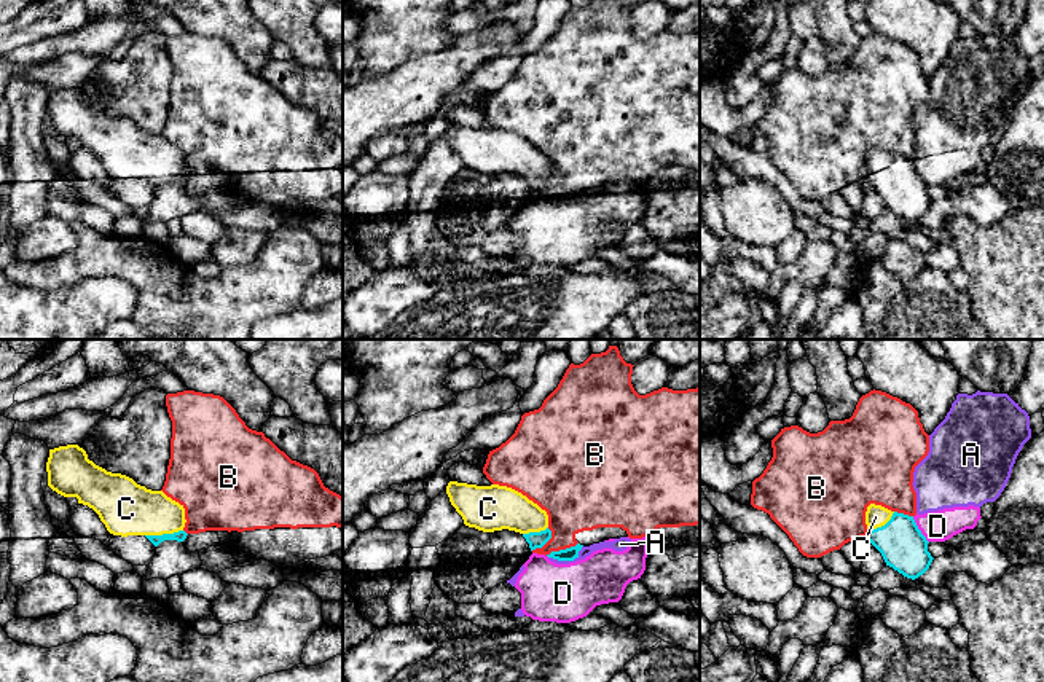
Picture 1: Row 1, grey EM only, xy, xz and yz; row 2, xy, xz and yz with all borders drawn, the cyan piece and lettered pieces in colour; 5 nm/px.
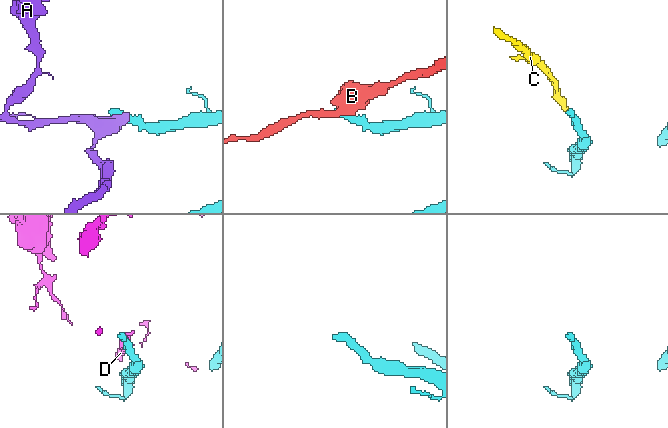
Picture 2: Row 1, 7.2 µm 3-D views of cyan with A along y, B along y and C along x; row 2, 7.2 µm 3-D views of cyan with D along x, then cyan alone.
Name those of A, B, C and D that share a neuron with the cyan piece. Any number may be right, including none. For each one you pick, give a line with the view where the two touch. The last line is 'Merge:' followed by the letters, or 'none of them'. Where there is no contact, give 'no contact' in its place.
C: xy
Merge: C

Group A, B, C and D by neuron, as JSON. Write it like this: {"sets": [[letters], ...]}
{"sets": [["A", "D"], ["B"], ["C"]]}

